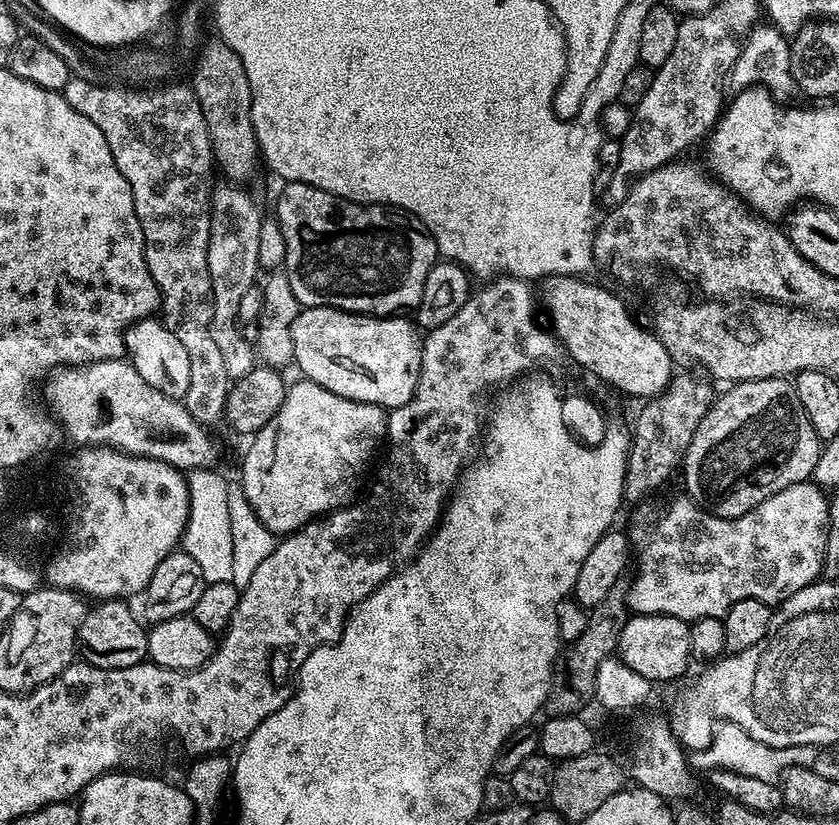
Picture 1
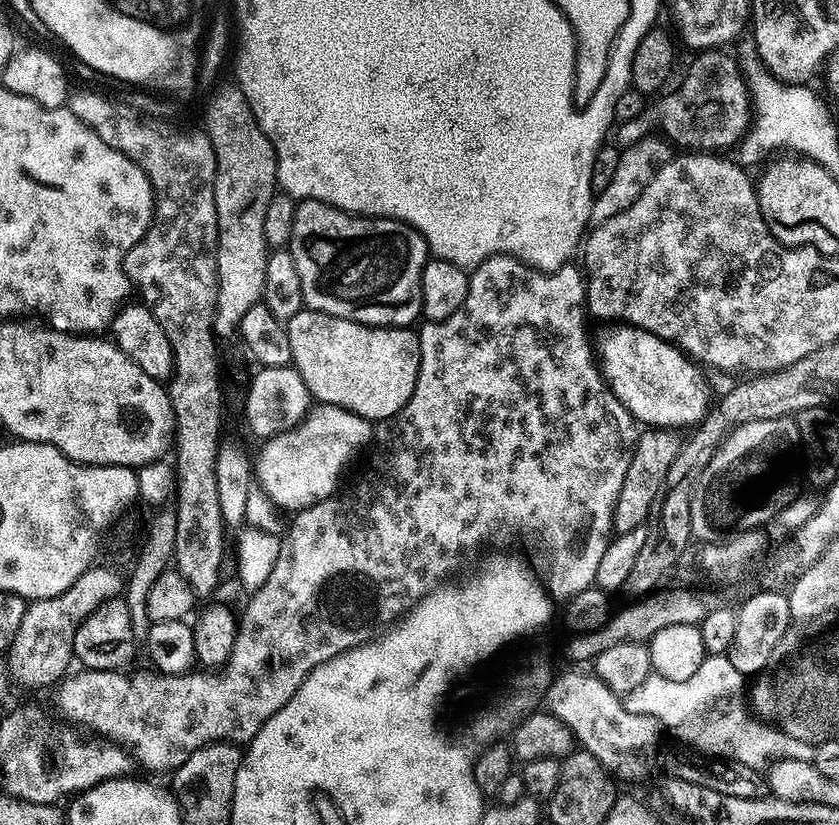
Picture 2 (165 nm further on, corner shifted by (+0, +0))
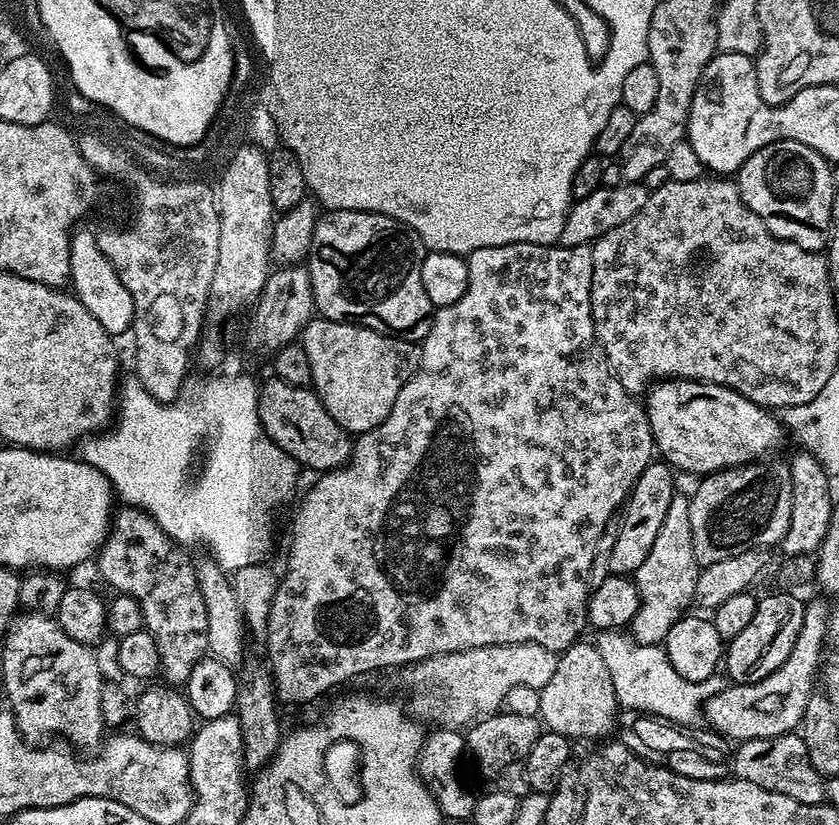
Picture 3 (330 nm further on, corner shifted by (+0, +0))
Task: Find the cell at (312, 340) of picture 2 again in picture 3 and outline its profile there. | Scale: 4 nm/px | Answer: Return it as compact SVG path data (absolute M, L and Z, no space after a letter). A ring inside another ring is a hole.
M313 318L302 329L299 343L310 358L311 387L322 406L350 434L374 430L390 414L409 376L420 366L420 348L415 343L387 336L357 324Z

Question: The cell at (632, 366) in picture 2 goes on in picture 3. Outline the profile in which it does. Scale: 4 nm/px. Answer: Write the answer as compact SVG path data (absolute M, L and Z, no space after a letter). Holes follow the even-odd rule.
M664 378L653 383L646 393L646 411L655 451L673 469L693 472L696 478L767 457L786 437L784 425L769 409L732 388L701 380Z

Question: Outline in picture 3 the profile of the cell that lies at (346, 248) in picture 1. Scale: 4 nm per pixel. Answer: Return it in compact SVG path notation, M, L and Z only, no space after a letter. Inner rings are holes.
M345 208L325 211L317 219L314 226L314 238L310 242L310 250L308 251L306 261L306 267L310 274L310 282L312 283L314 302L316 303L315 311L325 320L333 320L334 322L342 322L343 324L357 324L358 326L369 328L375 332L381 332L387 336L398 336L401 340L423 342L428 336L428 319L434 312L430 298L426 298L426 290L422 290L423 261L422 245L420 239L416 237L415 230L408 227L407 224L403 224L400 220L383 216L377 212L355 212L354 210L346 210Z

